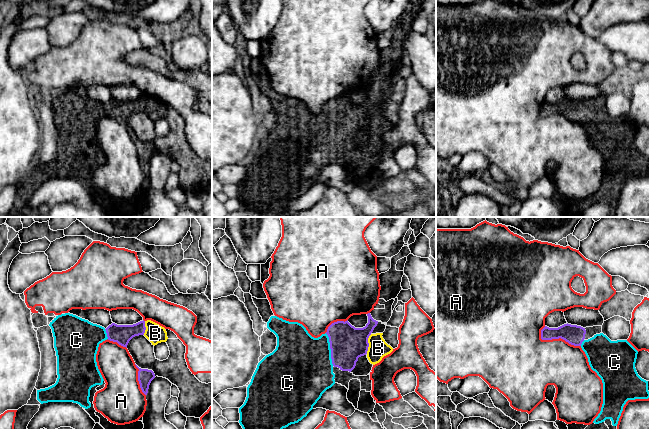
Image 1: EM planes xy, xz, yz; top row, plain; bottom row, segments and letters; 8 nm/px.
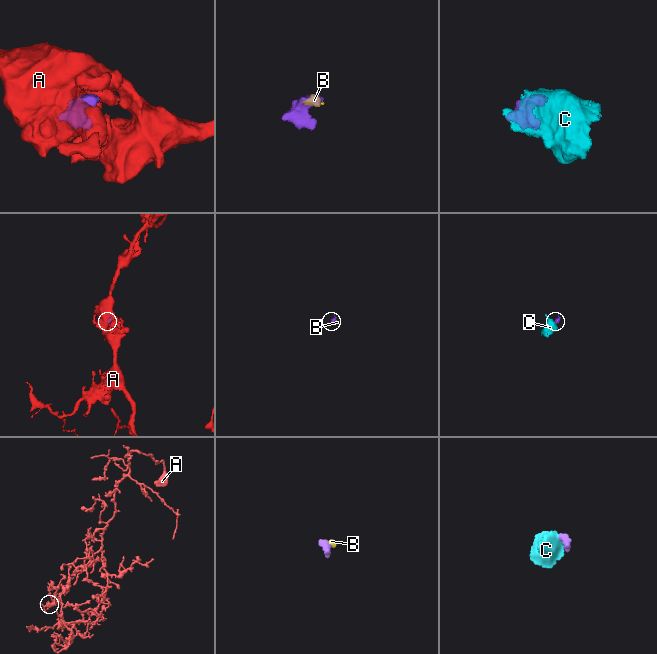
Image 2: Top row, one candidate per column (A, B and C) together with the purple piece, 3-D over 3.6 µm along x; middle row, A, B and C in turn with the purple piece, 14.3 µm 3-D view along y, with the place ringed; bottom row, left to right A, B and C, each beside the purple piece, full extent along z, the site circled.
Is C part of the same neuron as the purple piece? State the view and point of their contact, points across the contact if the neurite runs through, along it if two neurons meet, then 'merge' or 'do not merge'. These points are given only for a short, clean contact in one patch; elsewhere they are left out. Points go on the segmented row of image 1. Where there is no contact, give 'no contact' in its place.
meets purple in xz at (330, 348); runs through xz (347, 343), (339, 347), (330, 348), (303, 363); merge

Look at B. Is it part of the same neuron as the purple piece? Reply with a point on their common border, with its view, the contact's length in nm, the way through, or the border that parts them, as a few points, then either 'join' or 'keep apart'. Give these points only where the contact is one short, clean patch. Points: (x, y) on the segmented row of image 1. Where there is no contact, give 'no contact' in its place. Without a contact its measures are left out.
contact xz (368, 344); length 170 nm; way xz (347, 343), (368, 344), (378, 348); join

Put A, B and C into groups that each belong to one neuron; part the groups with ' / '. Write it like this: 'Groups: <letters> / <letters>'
Groups: A / B C

